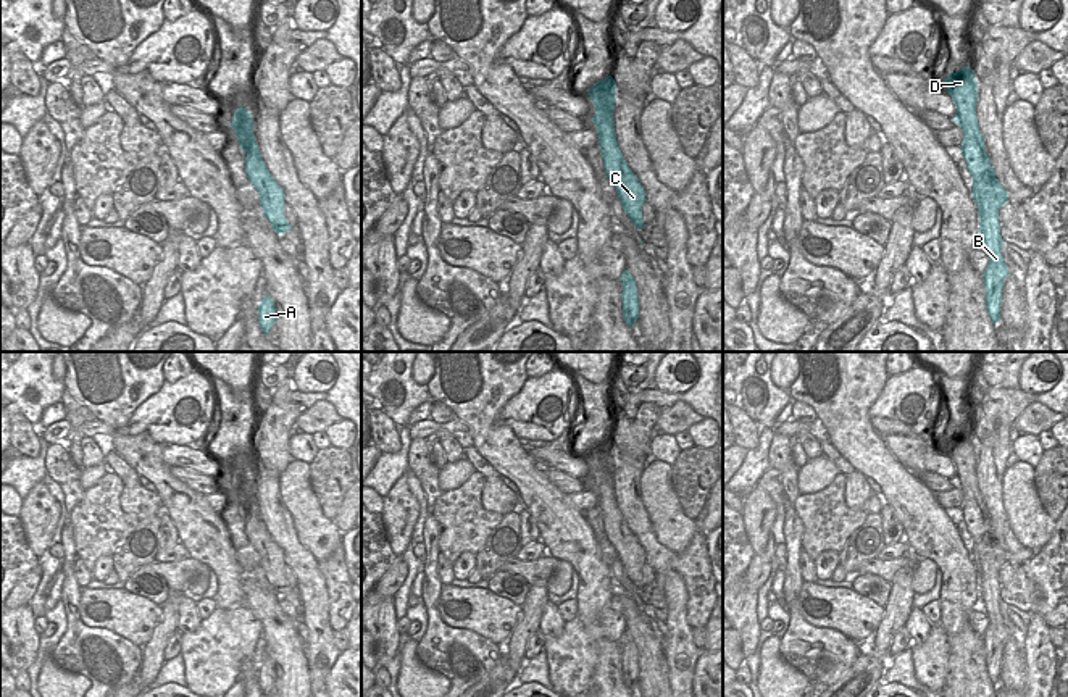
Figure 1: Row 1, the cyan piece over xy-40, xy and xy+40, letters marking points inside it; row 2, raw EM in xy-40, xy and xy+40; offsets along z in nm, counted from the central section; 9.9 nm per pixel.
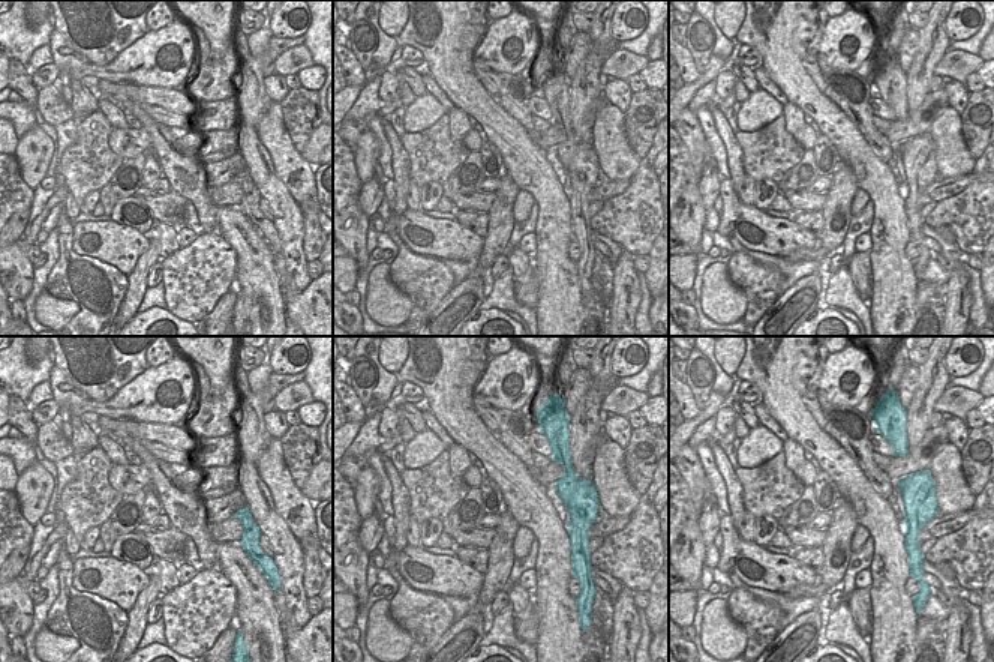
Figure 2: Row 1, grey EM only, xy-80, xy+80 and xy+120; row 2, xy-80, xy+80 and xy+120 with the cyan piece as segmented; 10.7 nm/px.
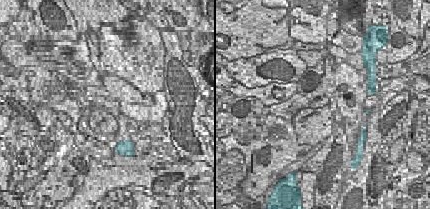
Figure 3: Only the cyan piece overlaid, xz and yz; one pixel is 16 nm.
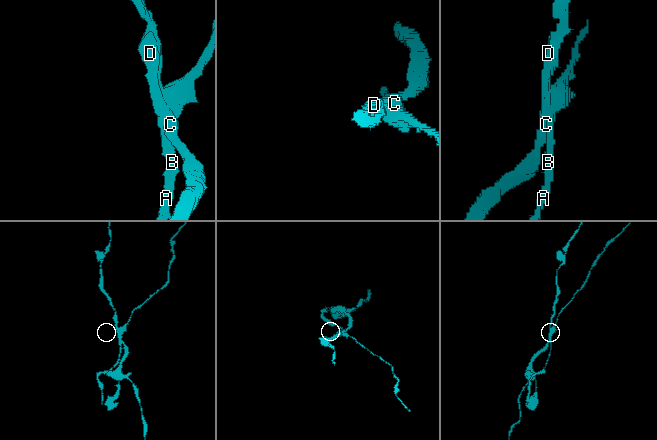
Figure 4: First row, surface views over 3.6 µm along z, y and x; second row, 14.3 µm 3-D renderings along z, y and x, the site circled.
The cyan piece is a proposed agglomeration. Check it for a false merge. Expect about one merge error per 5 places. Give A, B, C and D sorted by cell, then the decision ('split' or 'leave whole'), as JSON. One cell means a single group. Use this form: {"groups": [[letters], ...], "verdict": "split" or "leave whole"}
{"groups": [["A", "B"], ["C", "D"]], "verdict": "split"}

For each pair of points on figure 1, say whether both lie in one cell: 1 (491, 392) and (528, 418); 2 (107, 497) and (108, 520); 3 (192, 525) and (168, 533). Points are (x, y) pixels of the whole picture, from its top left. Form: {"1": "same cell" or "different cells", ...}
{"1": "different cells", "2": "same cell", "3": "different cells"}

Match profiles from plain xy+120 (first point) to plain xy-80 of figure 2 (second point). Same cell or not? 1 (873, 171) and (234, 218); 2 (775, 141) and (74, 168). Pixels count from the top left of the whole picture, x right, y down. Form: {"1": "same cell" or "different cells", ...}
{"1": "different cells", "2": "same cell"}

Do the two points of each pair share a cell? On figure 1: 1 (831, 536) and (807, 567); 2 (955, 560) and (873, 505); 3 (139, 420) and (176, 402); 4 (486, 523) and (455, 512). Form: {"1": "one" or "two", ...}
{"1": "two", "2": "two", "3": "one", "4": "one"}

